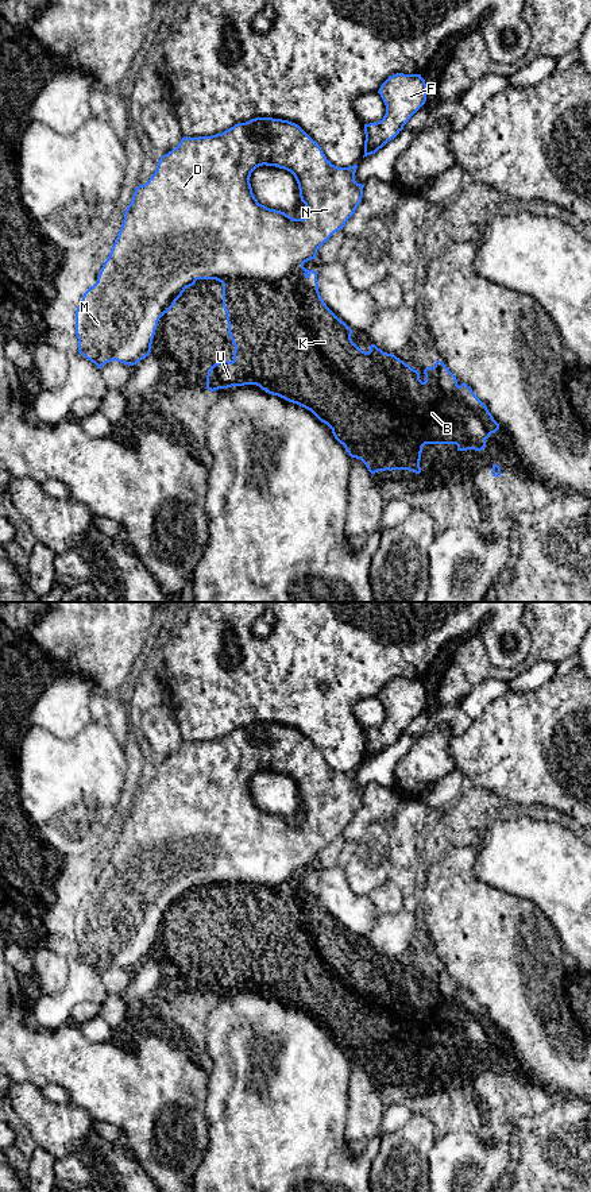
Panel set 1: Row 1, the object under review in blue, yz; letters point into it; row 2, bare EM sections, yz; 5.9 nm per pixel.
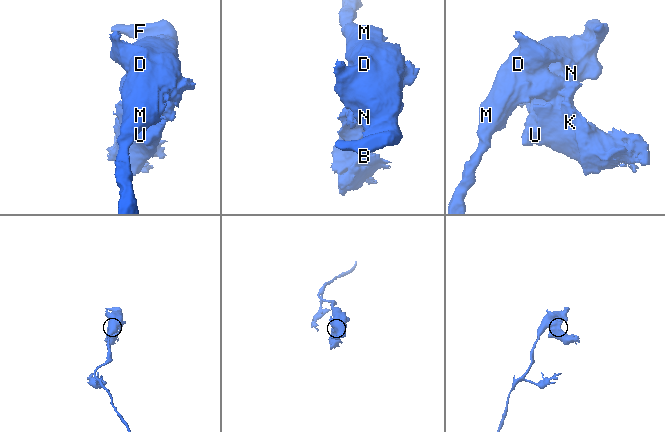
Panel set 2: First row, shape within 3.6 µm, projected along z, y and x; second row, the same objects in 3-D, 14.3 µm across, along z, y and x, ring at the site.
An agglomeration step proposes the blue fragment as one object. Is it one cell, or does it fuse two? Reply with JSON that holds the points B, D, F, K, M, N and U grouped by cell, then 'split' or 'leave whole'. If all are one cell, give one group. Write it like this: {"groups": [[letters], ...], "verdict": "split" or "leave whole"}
{"groups": [["B", "D", "F", "K", "M", "N", "U"]], "verdict": "leave whole"}

